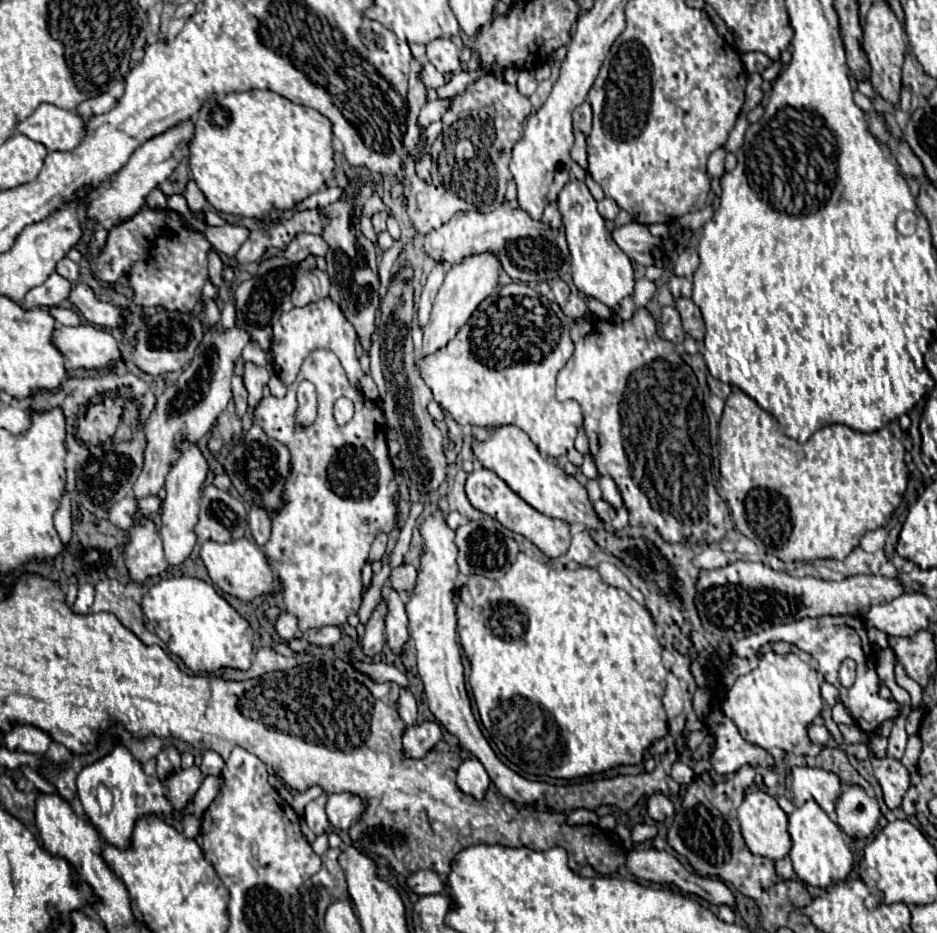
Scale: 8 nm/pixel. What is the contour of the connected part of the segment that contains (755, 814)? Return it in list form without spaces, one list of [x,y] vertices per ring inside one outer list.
[[[752,792],[744,798],[742,806],[738,808],[738,820],[742,828],[742,836],[746,840],[746,846],[750,848],[752,854],[764,856],[770,860],[782,860],[790,852],[790,834],[788,834],[788,818],[784,810],[778,806],[778,802],[768,796],[766,792]]]

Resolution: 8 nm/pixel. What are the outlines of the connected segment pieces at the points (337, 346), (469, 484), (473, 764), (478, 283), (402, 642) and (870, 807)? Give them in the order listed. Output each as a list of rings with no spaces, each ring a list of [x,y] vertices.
[[[326,296],[318,302],[310,302],[308,306],[302,308],[292,308],[288,312],[284,312],[280,316],[280,320],[274,324],[274,332],[272,332],[272,364],[274,364],[274,372],[276,372],[276,364],[278,364],[278,378],[284,382],[284,386],[290,386],[296,380],[296,374],[300,372],[302,360],[314,352],[314,350],[332,350],[336,356],[340,356],[340,362],[350,378],[350,382],[358,382],[358,378],[364,374],[360,368],[360,362],[356,358],[356,330],[354,326],[346,320],[346,316],[342,314],[342,310],[338,308],[338,304]]]
[[[480,468],[480,470],[470,472],[468,474],[468,480],[466,480],[466,496],[468,496],[468,500],[470,500],[470,504],[474,508],[478,508],[480,512],[496,518],[508,530],[522,534],[532,544],[536,544],[546,556],[558,558],[558,556],[566,554],[566,550],[570,548],[570,526],[568,526],[568,522],[556,520],[556,518],[550,518],[550,516],[544,516],[538,510],[534,510],[518,494],[514,494],[508,488],[508,484],[504,480],[500,480],[492,470]]]
[[[476,758],[464,760],[458,768],[458,788],[478,802],[484,800],[490,788],[490,776]]]
[[[482,252],[482,254],[466,256],[460,264],[454,264],[446,272],[444,284],[438,290],[438,296],[436,296],[436,302],[432,308],[430,322],[424,326],[422,354],[436,352],[438,348],[446,346],[448,340],[452,340],[456,336],[456,332],[468,322],[472,312],[478,308],[478,304],[496,290],[498,278],[500,278],[500,268],[502,268],[502,264],[494,252]]]
[[[384,584],[384,588],[382,588],[382,598],[388,602],[388,616],[386,616],[388,646],[396,656],[404,656],[406,642],[410,640],[404,602],[400,600],[400,596],[388,584]]]
[[[850,784],[836,802],[838,826],[850,838],[866,838],[872,834],[880,820],[880,808],[876,798],[868,796],[858,784]]]

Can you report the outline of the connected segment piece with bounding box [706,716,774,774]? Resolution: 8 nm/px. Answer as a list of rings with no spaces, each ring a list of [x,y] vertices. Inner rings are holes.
[[[718,716],[716,720],[706,720],[716,748],[712,752],[712,766],[718,774],[734,774],[740,766],[774,766],[772,756],[758,746],[748,744],[740,734],[734,722],[726,716]]]

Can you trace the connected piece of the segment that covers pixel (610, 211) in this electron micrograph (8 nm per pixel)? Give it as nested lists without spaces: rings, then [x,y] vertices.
[[[604,198],[602,202],[598,202],[598,212],[600,212],[600,216],[602,218],[606,218],[606,220],[614,220],[616,216],[618,216],[618,204],[614,204],[614,200],[610,200],[610,198]]]

